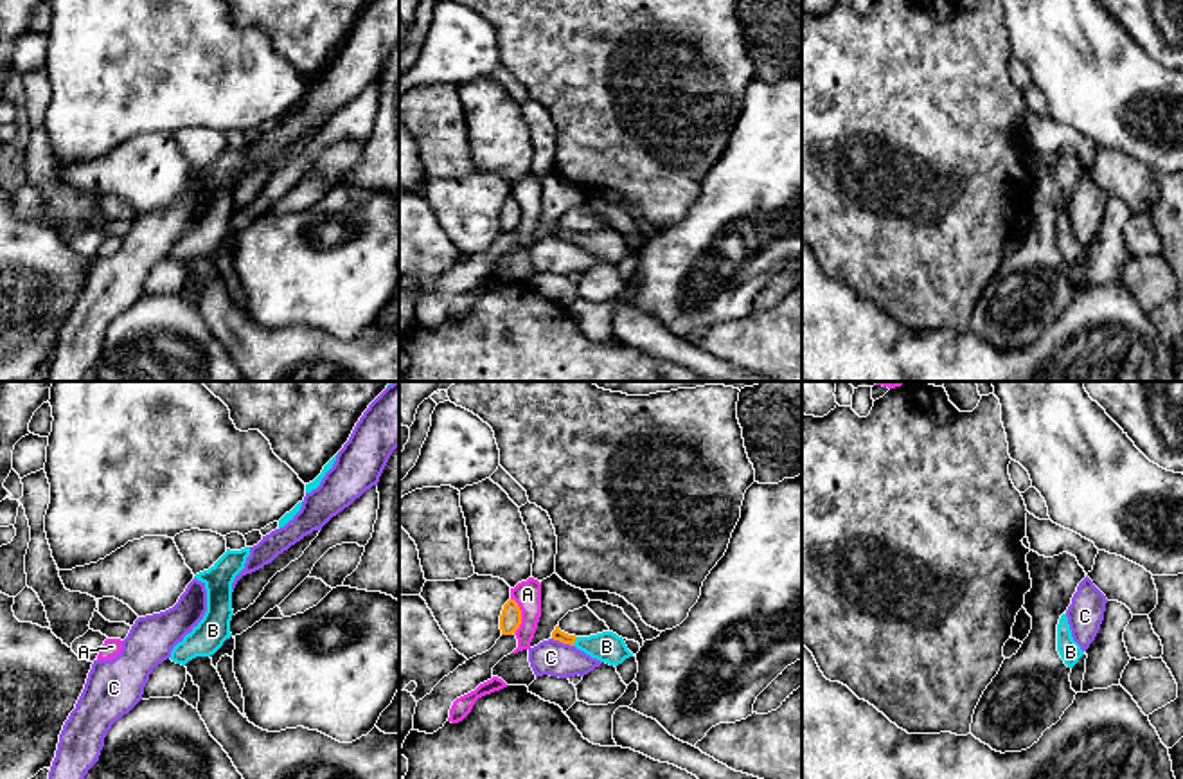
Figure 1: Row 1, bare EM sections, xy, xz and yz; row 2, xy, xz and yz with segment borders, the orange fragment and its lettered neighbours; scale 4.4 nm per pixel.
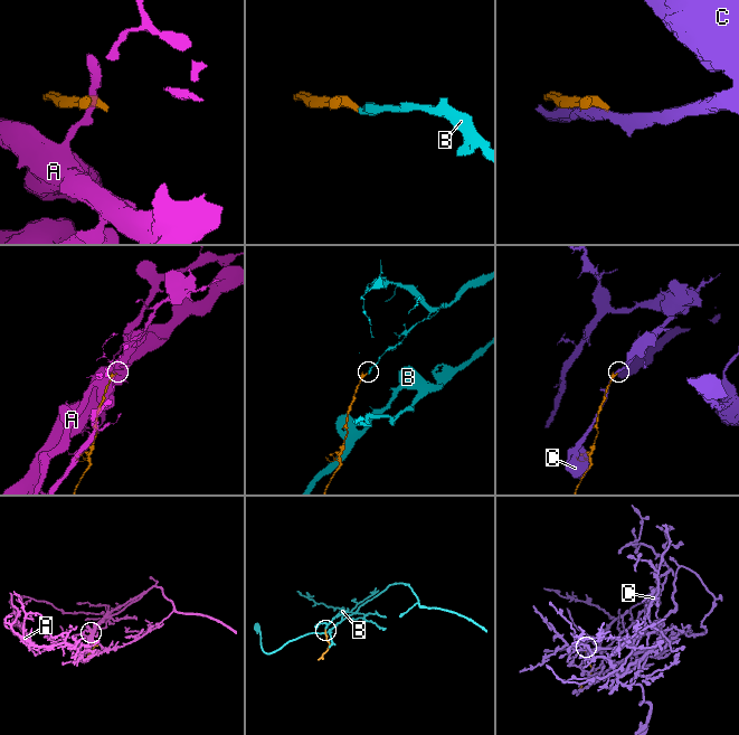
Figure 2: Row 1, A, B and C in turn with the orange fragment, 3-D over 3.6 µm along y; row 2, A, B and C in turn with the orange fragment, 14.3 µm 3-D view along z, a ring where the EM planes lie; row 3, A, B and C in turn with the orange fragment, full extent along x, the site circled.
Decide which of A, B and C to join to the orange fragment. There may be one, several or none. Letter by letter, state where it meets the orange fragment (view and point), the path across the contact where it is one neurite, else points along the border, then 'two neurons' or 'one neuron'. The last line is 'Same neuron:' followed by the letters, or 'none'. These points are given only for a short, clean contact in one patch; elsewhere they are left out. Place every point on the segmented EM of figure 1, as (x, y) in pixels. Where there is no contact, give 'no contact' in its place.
A: xz (520, 616) | two neurons
B: xz (574, 641) | across xz (560, 635), (574, 641), (606, 646) | one neuron
C: xz (563, 643) | two neurons
Same neuron: B

